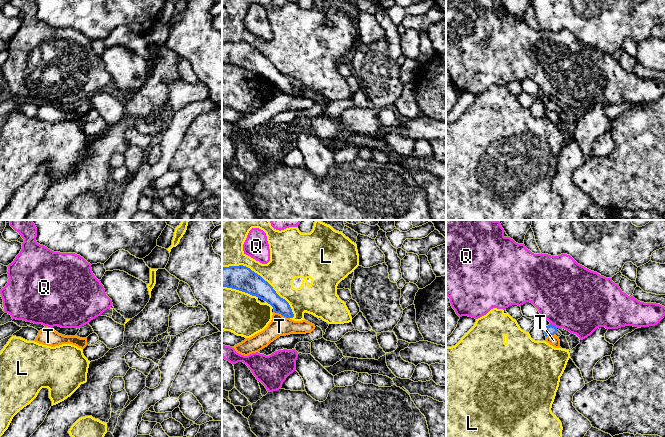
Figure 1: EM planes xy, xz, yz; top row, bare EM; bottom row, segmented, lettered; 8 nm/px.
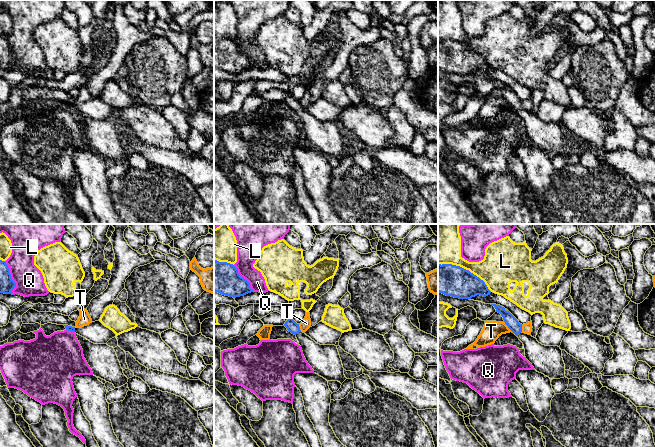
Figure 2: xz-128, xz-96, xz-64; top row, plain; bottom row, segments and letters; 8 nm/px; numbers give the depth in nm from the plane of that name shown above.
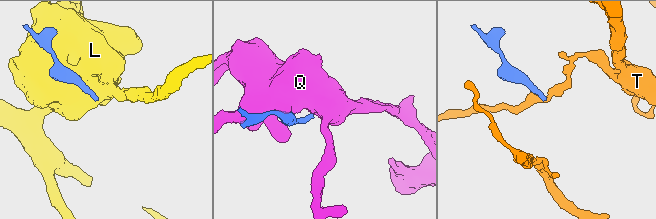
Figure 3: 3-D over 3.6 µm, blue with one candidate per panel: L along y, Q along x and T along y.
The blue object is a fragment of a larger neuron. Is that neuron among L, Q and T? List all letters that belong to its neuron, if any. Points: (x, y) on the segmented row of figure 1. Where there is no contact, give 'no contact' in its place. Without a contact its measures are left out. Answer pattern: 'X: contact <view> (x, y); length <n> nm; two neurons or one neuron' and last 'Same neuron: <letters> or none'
L: contact xz (262, 278); length 700 nm; two neurons
Q: contact yz (553, 325); length 70 nm; two neurons
T: contact xz (282, 315); length 140 nm; two neurons
Same neuron: none

